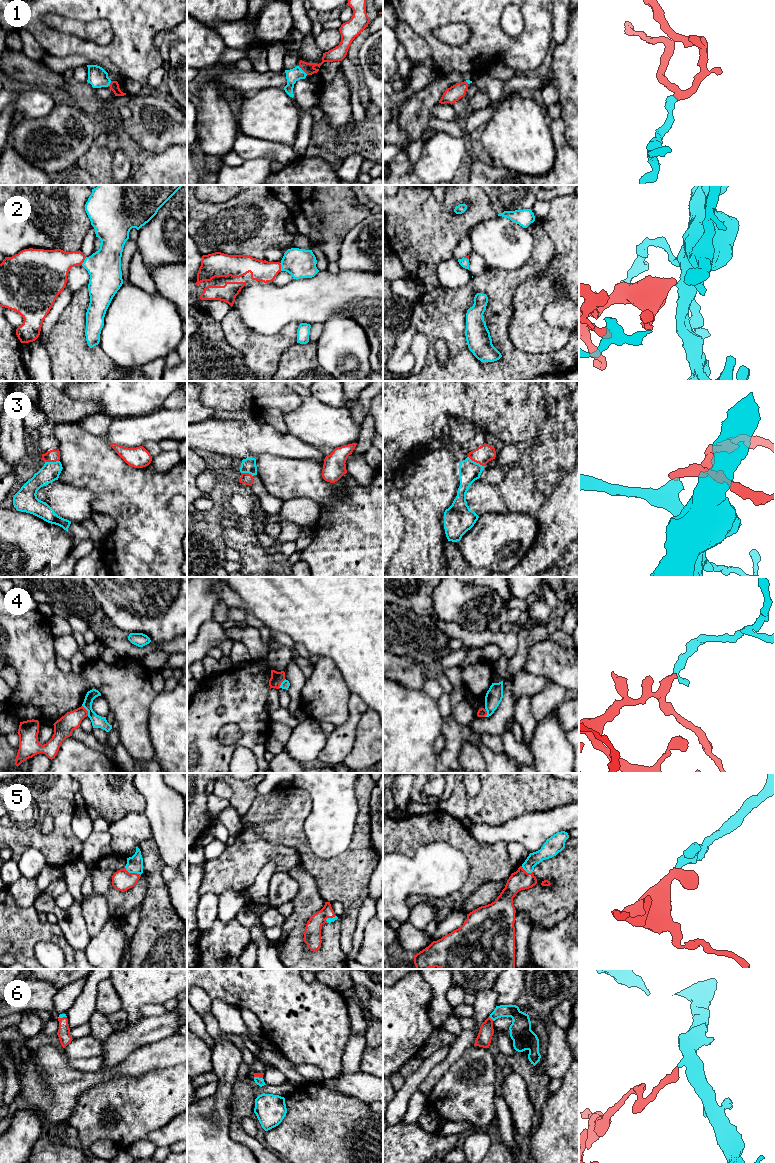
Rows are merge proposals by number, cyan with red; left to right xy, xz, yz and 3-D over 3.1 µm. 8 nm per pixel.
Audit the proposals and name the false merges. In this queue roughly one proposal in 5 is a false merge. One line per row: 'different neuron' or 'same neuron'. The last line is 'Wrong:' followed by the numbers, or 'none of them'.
1: same neuron
2: same neuron
3: same neuron
4: different neuron
5: same neuron
6: same neuron
Wrong: 4

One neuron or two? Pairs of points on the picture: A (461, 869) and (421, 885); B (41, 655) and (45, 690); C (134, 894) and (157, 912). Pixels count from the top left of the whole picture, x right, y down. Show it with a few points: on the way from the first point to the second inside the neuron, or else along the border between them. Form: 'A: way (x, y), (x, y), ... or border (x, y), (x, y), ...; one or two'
A: way (451, 869), (437, 869), (431, 875); one
B: way (41, 664), (41, 681); one
C: border (147, 888), (140, 905); two

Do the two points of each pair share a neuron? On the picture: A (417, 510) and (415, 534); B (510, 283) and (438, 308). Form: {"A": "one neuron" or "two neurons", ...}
{"A": "one neuron", "B": "one neuron"}

